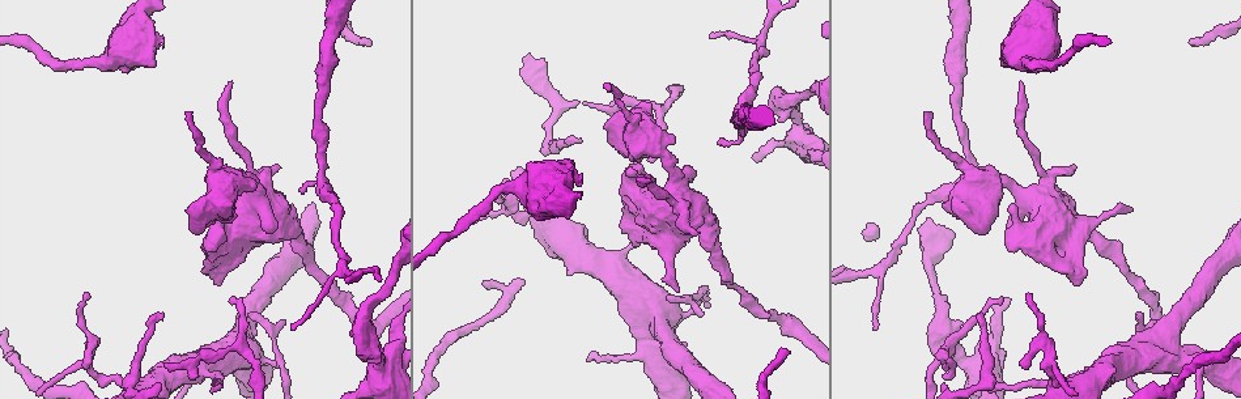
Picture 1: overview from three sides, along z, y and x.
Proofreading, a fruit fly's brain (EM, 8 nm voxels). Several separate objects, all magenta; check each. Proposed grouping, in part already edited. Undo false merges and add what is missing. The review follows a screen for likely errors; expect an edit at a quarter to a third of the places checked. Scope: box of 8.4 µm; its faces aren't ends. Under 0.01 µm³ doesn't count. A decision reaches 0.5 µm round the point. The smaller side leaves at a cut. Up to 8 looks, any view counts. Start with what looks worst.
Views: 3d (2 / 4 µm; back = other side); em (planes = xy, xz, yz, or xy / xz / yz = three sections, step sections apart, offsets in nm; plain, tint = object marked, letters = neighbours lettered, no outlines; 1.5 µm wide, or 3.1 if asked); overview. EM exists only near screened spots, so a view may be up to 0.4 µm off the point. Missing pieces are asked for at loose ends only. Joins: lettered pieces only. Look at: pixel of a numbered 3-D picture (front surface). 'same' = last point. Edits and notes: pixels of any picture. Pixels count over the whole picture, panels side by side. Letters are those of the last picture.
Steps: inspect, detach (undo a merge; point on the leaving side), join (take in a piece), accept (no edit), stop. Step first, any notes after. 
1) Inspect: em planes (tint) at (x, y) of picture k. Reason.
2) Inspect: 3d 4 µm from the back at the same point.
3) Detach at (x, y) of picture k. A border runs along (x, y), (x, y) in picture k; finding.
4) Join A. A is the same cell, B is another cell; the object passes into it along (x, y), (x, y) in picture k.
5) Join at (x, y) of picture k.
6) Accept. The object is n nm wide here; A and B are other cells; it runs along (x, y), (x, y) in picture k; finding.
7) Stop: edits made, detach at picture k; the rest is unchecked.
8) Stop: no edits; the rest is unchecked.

Inspect: em planes (letters) at (788, 352) of picture 1.

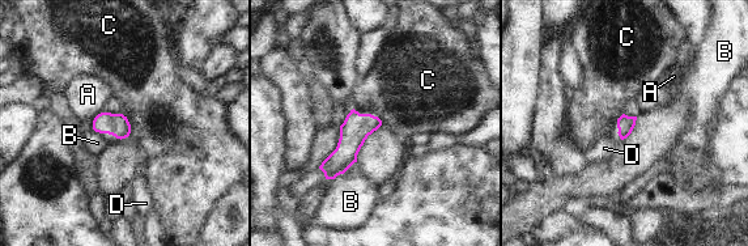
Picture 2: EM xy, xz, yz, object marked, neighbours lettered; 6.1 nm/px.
Join D. The longest contact is with C, 200 nm; D is the same cell, A, B and C are other cells; the object passes into it along (625, 124), (619, 135), (604, 148) in picture 2; the cell continues.

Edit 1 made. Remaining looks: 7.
Inspect: overview. Redraw.

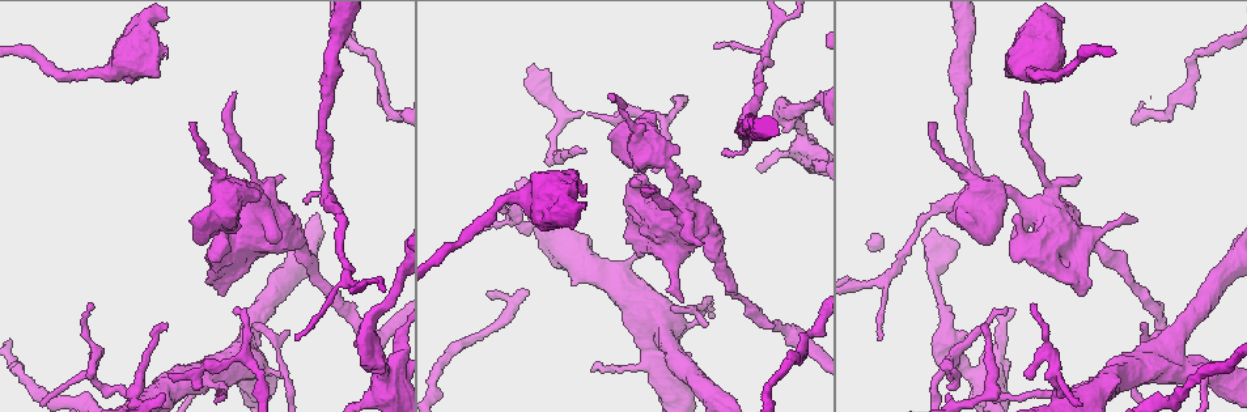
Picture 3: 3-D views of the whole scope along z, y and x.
Inspect: 3d 4 µm at (303, 199) of picture 3. Free end.

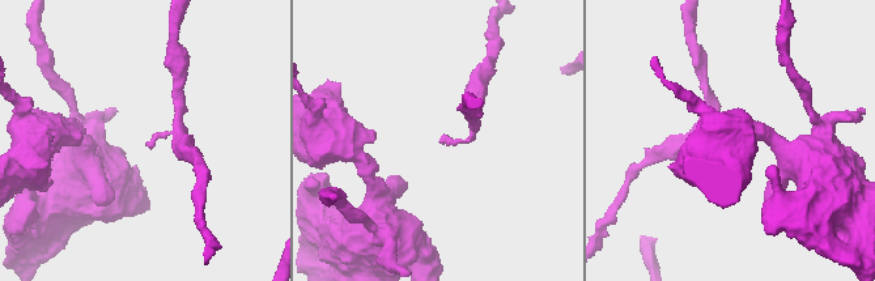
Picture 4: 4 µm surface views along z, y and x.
Inspect: em yz step 4 (letters) at (439, 143) of picture 4.

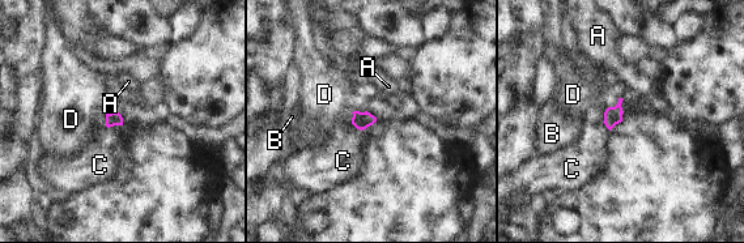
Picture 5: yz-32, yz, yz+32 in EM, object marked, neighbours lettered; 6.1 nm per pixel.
Inspect: em planes (letters) at the same point. Another direction.

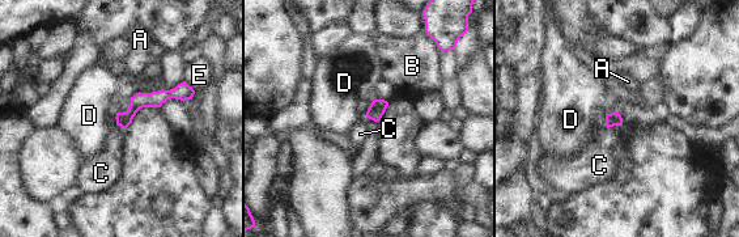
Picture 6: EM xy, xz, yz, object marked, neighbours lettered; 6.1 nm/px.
Accept. A, B, C, D and E are other cells; a border runs along (374, 98), (365, 117) in picture 6; none of them fits.

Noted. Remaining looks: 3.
Inspect: 3d 2 µm at (930, 123) of picture 3. An open end.

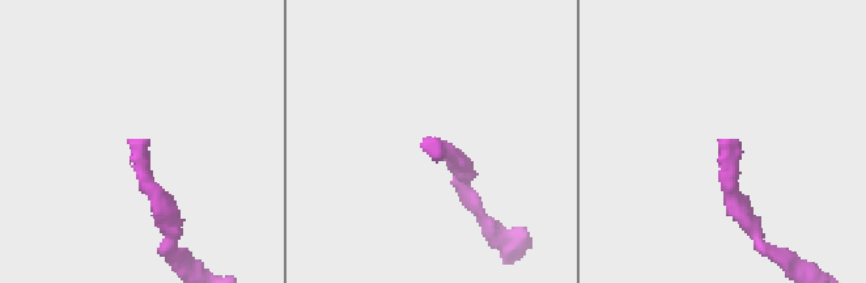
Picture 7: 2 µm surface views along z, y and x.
Inspect: em planes (letters) at (132, 143) of picture 7.

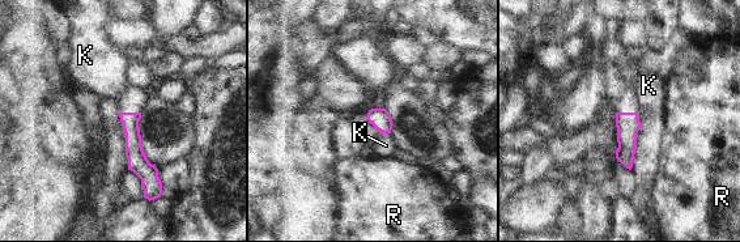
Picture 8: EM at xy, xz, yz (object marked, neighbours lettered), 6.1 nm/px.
Accept. The object is 110 nm wide here; K and R are other cells; it runs along (124, 115), (134, 152), (152, 189) in picture 8; none of them fits.

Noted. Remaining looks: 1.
Stop: edits made, join at picture 2; the rest is unchecked.

